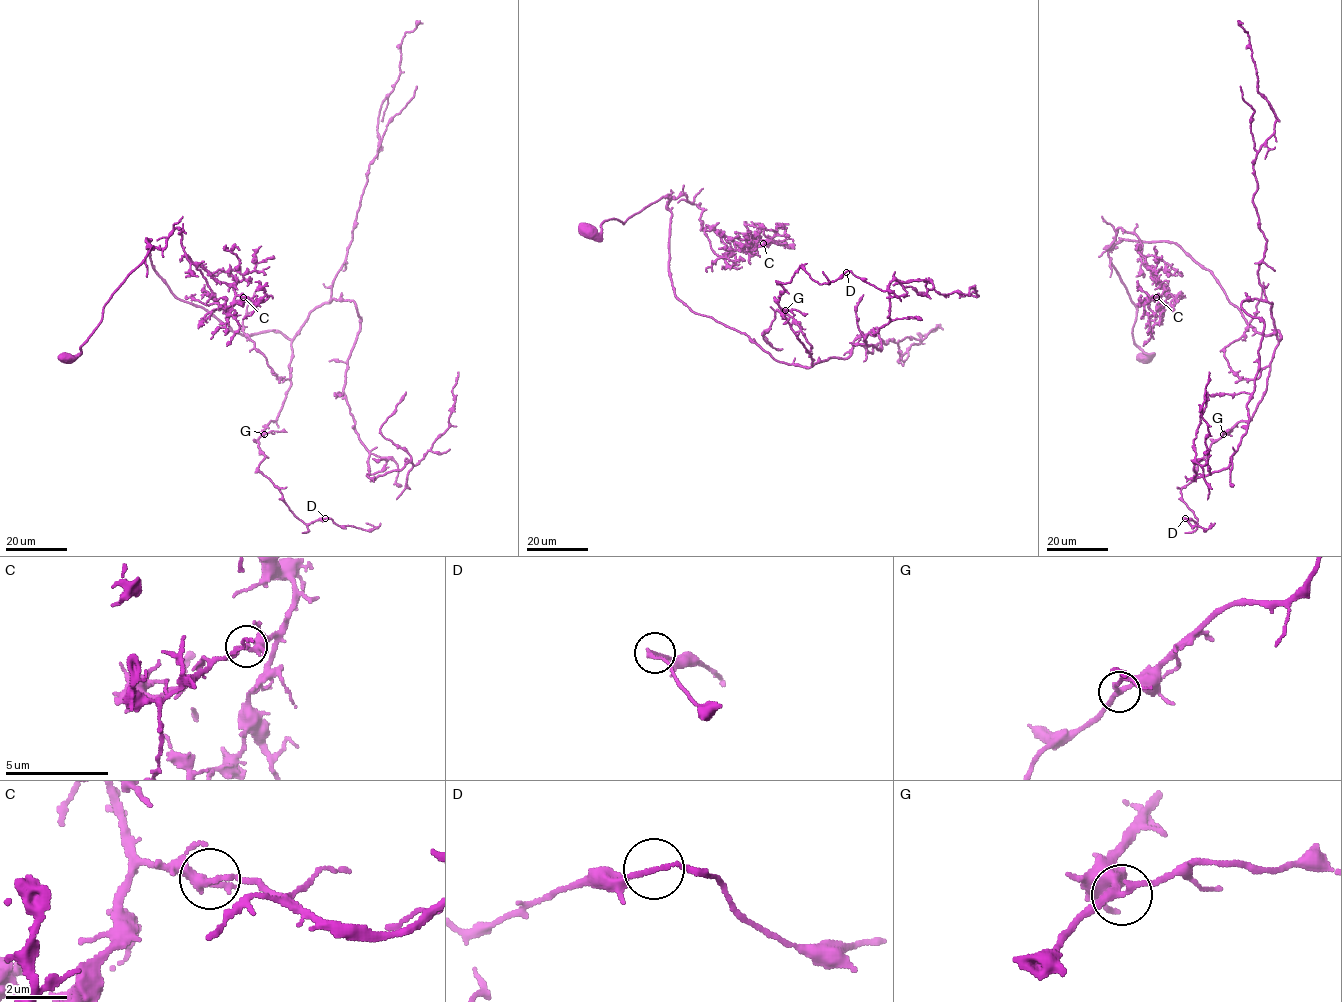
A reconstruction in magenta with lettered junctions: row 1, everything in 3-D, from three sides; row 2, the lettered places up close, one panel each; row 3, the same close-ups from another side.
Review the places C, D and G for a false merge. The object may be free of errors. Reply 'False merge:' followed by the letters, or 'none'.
False merge: none

